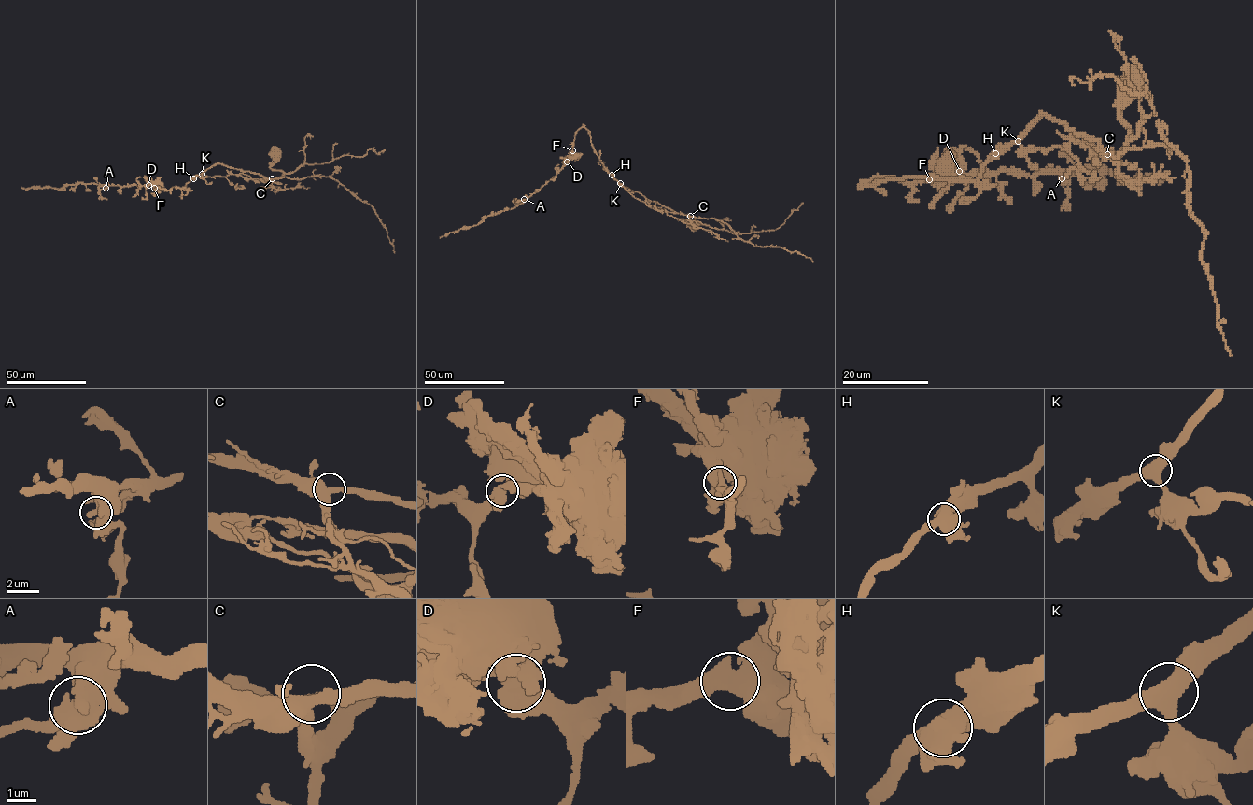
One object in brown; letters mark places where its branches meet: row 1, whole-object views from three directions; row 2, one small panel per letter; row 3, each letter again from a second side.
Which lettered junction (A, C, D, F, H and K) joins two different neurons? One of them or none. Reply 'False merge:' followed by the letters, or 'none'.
False merge: D

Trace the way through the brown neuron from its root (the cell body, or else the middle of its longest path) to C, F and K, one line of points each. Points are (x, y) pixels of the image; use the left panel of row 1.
C: (277, 153), (270, 167), (280, 169), (283, 174), (272, 181), (272, 178)
F: (277, 153), (270, 167), (283, 172), (276, 178), (198, 175), (185, 188), (154, 188)
K: (277, 153), (270, 167), (283, 172), (276, 178), (246, 179), (230, 174), (204, 177), (202, 174)

